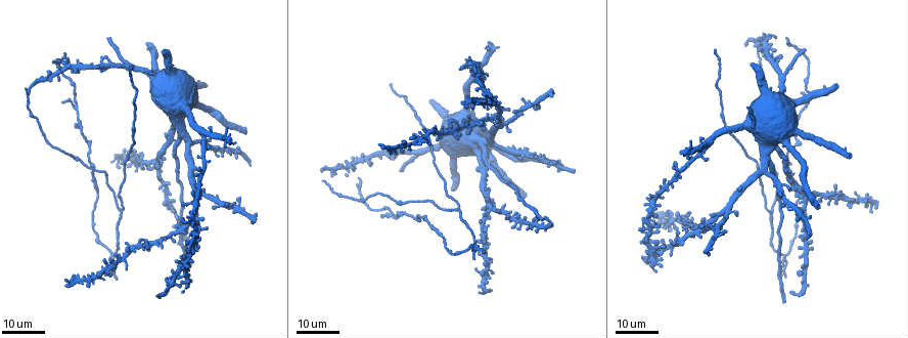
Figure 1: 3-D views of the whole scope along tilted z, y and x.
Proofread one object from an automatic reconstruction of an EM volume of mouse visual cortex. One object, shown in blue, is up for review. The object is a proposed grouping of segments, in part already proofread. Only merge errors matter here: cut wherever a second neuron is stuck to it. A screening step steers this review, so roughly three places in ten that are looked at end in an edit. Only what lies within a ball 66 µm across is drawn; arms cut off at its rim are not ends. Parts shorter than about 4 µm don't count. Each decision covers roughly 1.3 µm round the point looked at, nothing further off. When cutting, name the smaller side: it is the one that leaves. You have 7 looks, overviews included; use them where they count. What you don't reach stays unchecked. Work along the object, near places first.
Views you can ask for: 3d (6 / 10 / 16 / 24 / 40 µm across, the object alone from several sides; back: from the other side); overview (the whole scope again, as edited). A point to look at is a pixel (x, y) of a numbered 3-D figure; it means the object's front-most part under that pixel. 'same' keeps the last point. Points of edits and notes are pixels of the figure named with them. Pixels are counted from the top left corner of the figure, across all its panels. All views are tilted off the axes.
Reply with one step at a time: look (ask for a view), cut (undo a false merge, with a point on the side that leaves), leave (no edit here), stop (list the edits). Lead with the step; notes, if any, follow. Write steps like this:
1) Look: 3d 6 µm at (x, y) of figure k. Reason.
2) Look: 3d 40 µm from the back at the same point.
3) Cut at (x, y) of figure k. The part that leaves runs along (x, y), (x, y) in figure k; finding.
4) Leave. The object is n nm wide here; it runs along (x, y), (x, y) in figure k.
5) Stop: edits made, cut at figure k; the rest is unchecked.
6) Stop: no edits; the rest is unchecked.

Look: 3d 16 µm at (783, 259) of figure 1. Four arms meet.

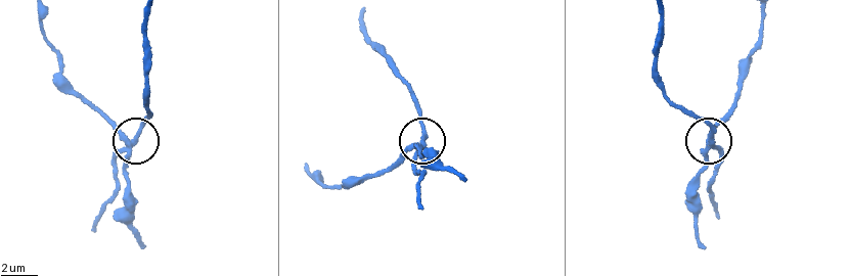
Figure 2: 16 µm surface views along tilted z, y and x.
Look: 3d 6 µm at (128, 141) of figure 2.

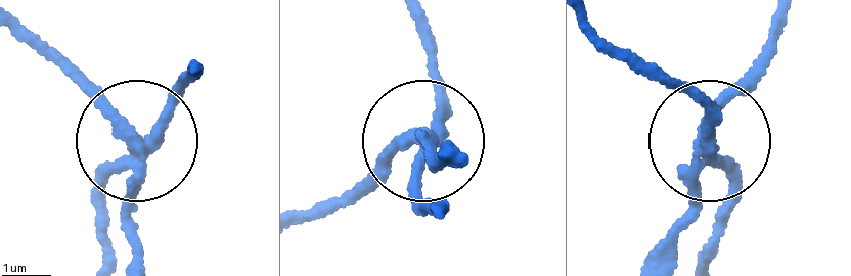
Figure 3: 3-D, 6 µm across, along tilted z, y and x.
Cut at (93, 91) of figure 3. The object is 260 nm wide here; the part that leaves runs along (131, 142), (11, 21) in figure 3; a second neuron is stuck on.

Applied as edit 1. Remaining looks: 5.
Look: 3d 16 µm at (770, 213) of figure 1. Three arms meet.

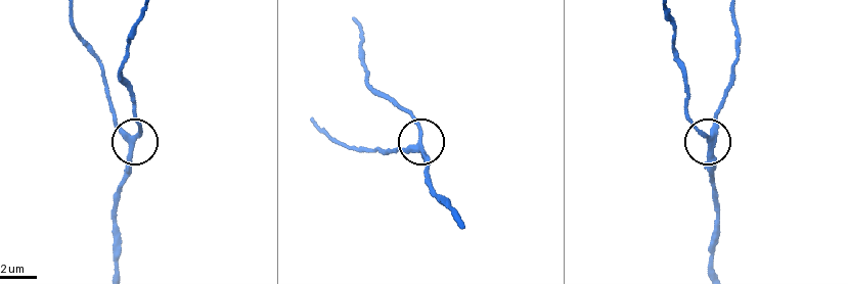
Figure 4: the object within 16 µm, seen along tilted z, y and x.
Look: 3d 10 µm at (421, 138) of figure 4.

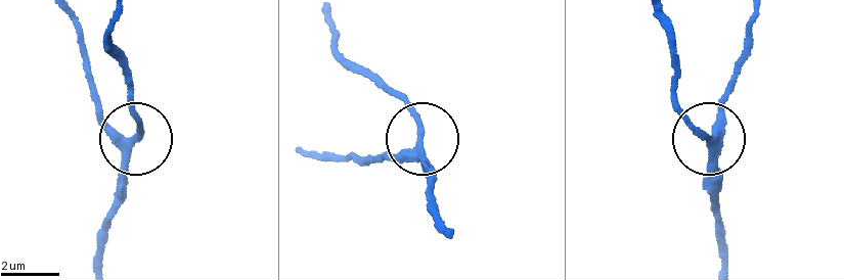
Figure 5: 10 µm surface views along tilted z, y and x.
Leave. 3 arms meet here; it runs along (70, 18), (99, 108), (133, 138), (123, 200) in figure 5; all the same neuron.

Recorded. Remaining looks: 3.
Stop: edits made, cut at figure 3; the rest is unchecked.

